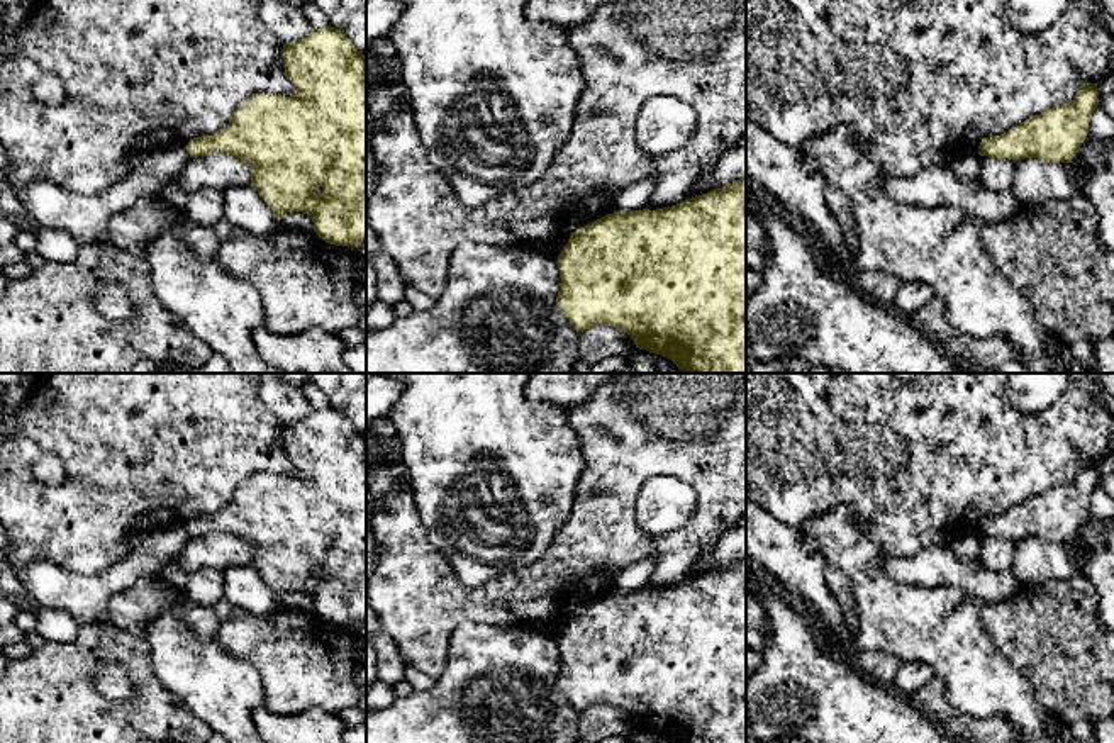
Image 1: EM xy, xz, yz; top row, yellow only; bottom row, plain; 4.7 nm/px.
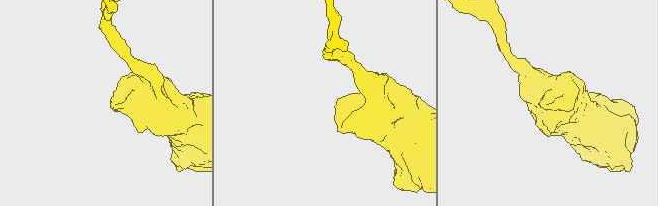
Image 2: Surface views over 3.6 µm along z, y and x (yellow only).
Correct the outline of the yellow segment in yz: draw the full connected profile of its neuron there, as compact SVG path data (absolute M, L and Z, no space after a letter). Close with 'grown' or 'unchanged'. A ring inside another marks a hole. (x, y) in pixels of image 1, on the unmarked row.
M1083 463L1072 482L1033 495L1000 516L983 517L978 534L1014 543L1024 538L1068 543L1085 519L1097 485L1097 463Z; unchanged

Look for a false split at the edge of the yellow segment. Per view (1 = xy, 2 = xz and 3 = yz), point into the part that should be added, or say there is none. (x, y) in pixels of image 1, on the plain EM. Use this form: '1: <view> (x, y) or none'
1: none
2: none
3: none

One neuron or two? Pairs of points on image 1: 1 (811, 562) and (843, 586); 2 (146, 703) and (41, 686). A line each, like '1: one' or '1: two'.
1: two
2: one

